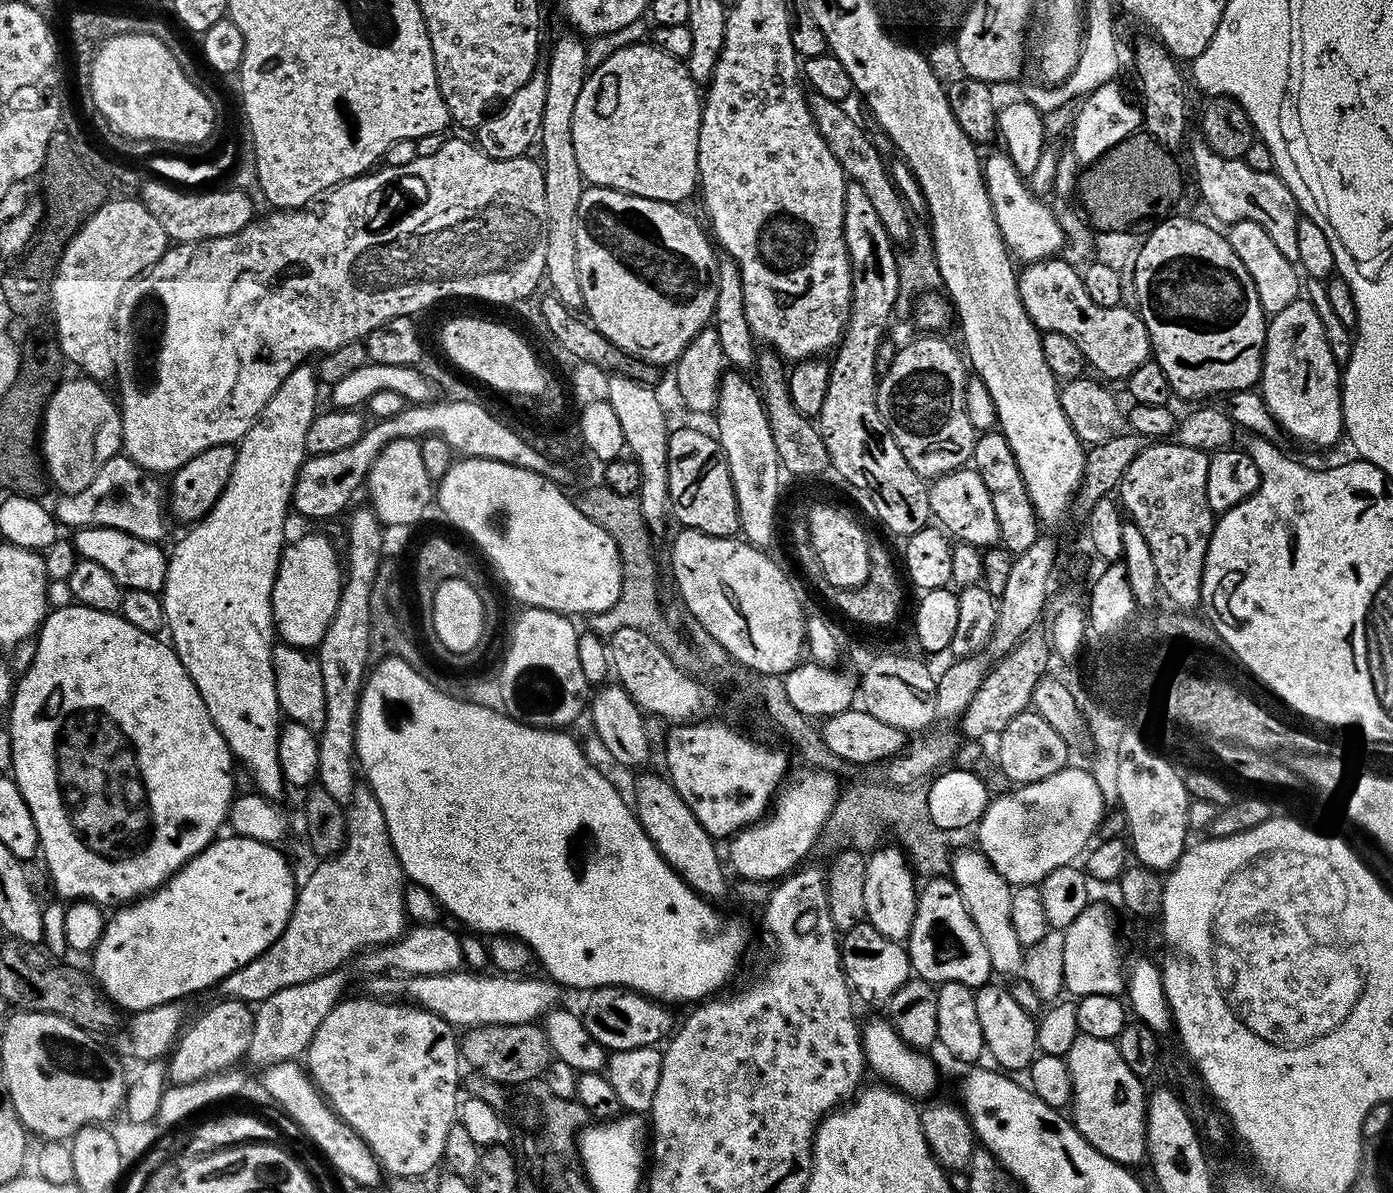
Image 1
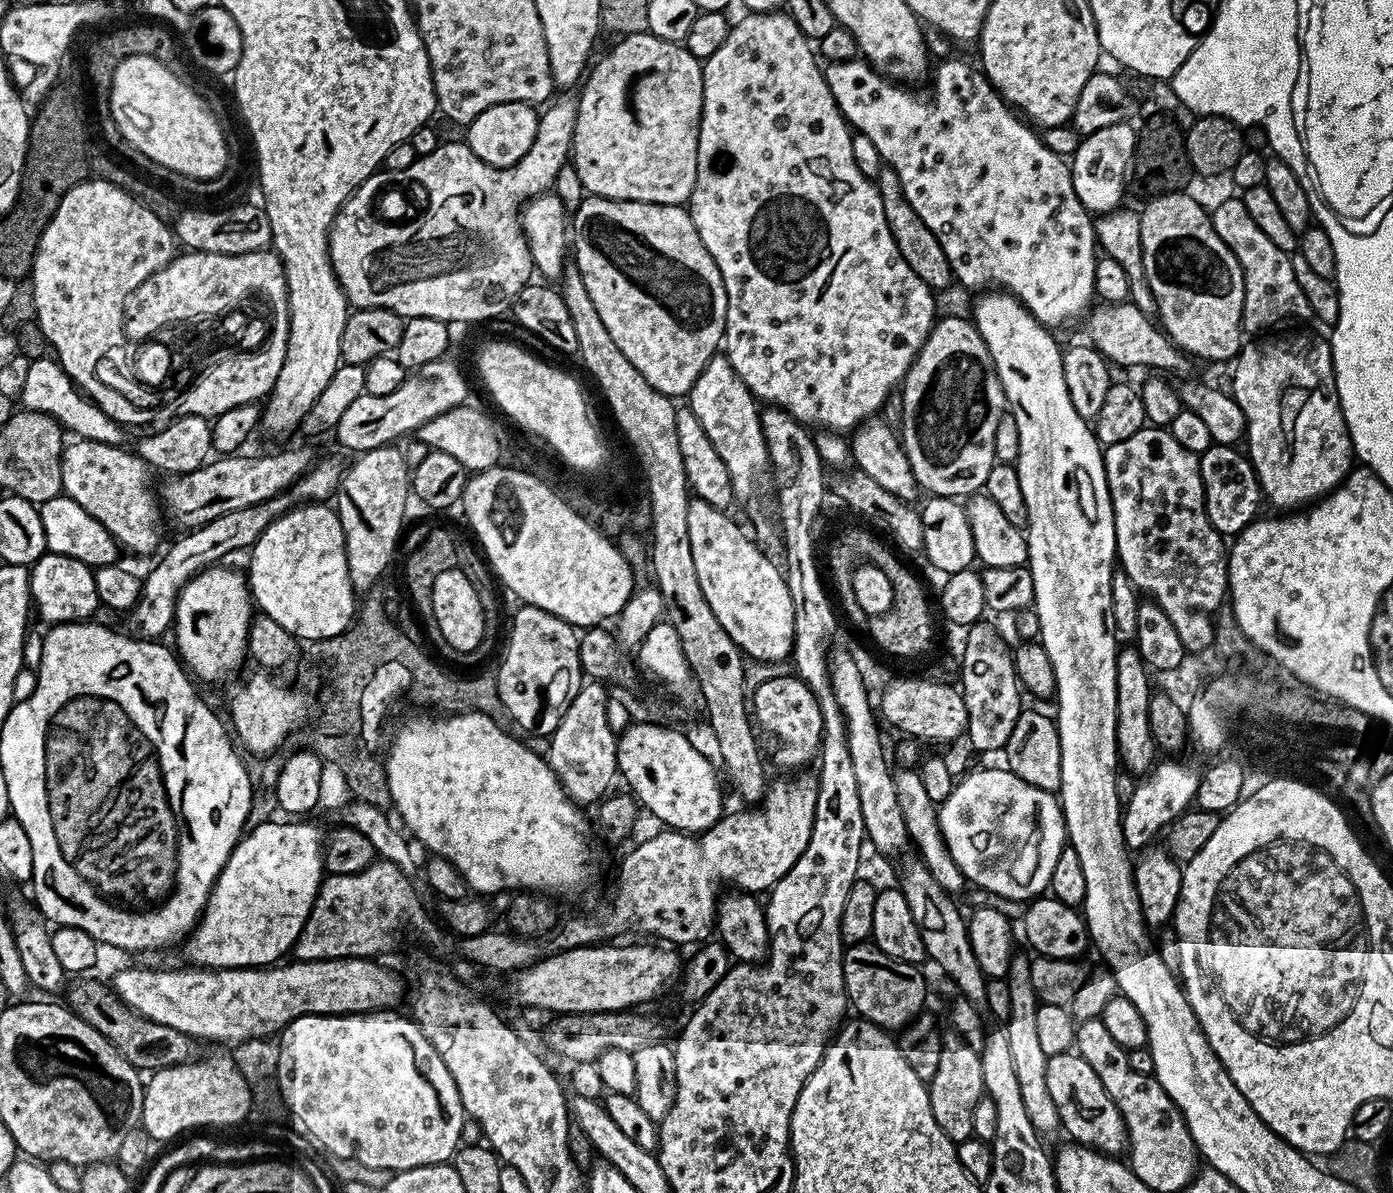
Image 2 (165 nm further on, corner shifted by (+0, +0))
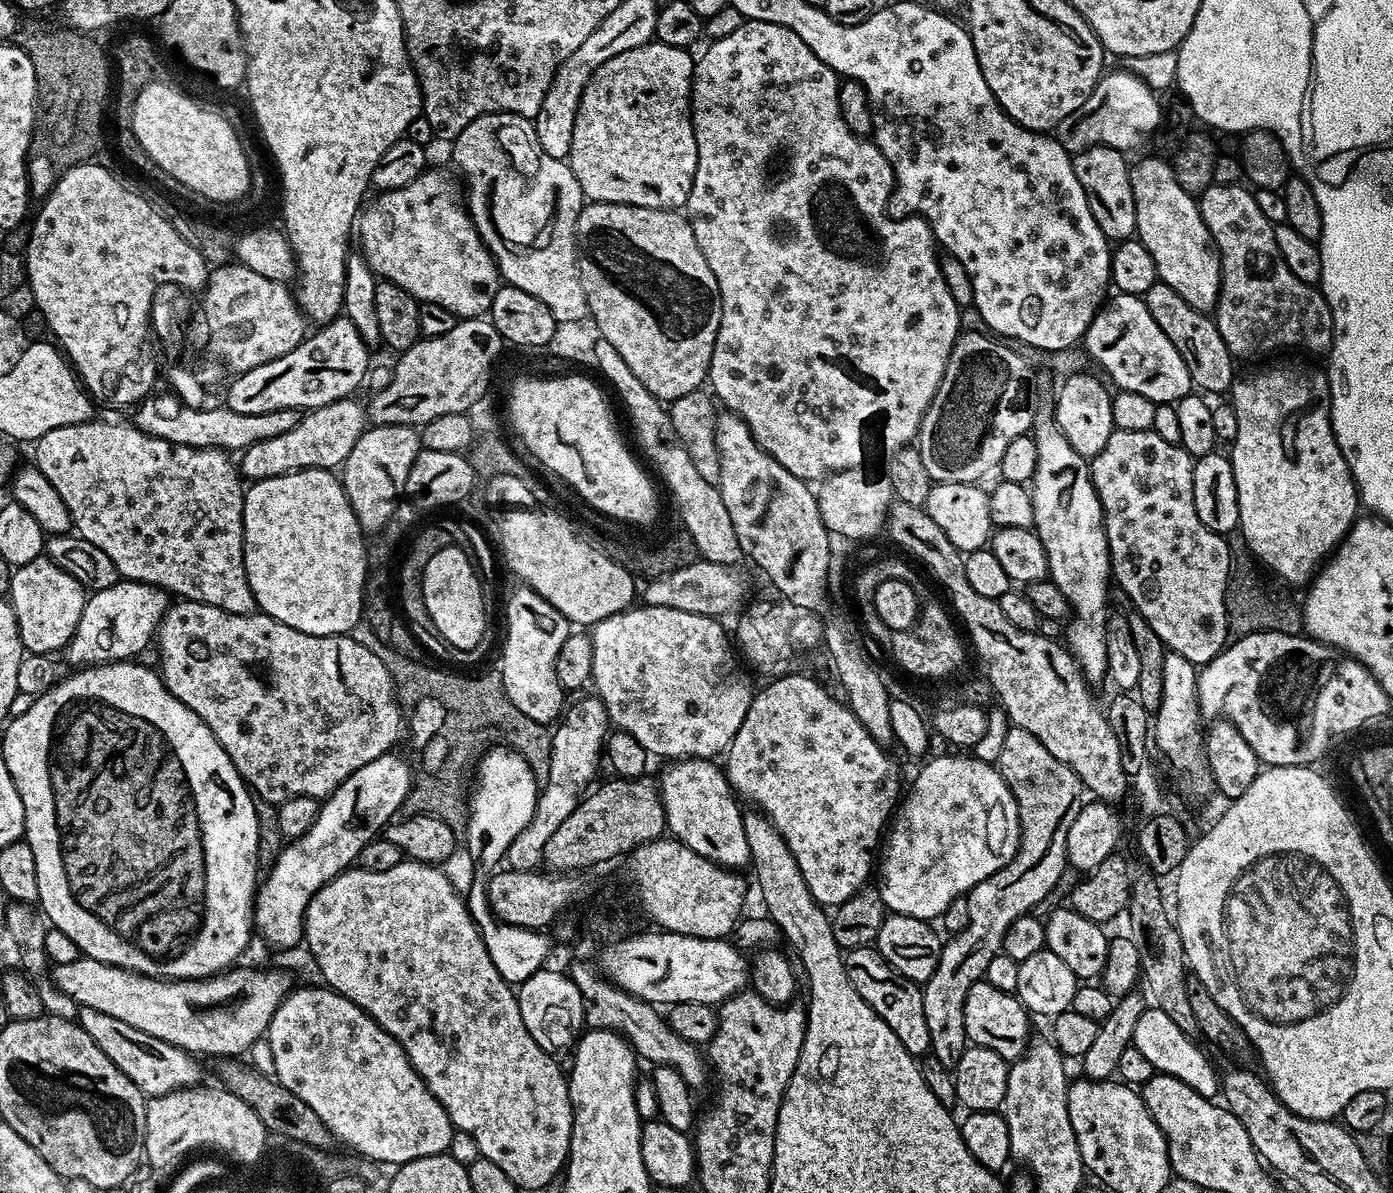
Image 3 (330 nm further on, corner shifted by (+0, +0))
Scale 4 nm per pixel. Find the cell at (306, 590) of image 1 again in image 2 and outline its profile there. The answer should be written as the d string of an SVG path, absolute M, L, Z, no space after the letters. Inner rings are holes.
M321 502L291 508L286 515L266 526L258 542L252 545L250 555L252 561L246 567L246 579L255 607L263 615L274 618L274 622L291 636L299 639L334 638L335 635L345 635L353 627L352 615L356 616L358 612L358 593L352 587L346 562L346 538L335 507Z

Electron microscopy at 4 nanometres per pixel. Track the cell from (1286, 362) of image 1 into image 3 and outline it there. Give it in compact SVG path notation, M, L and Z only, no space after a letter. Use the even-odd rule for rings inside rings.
M1284 364L1281 368L1260 368L1257 372L1248 372L1244 377L1233 379L1230 389L1232 396L1232 408L1236 411L1236 441L1232 444L1230 459L1234 470L1234 486L1238 486L1238 510L1240 511L1240 526L1242 534L1248 543L1249 553L1257 561L1261 560L1274 575L1285 585L1292 584L1307 585L1324 561L1336 551L1336 547L1343 542L1344 536L1358 519L1358 493L1356 482L1352 479L1352 472L1348 469L1346 458L1336 441L1336 435L1332 429L1332 395L1328 385L1328 377L1323 371L1316 368L1303 368L1296 364L1291 368Z

